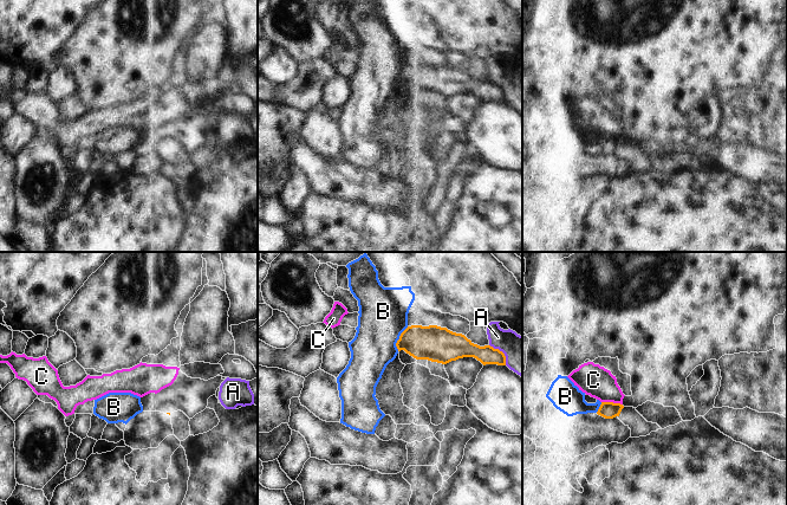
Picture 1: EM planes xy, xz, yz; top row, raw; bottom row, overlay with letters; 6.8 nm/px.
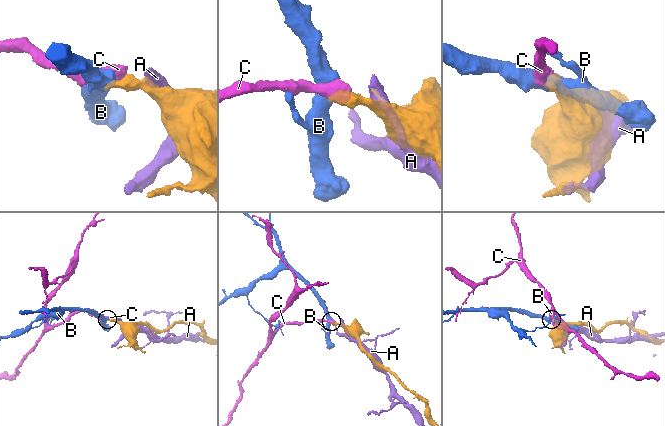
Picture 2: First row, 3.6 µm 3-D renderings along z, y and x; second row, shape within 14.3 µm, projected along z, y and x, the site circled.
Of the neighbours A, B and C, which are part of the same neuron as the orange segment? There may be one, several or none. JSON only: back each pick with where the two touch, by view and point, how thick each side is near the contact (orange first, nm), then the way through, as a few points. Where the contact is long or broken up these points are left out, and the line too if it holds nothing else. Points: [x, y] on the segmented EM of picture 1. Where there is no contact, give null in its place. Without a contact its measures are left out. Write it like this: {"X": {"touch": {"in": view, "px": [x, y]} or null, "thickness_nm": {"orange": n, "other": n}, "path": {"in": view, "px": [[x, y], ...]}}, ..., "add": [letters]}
{"add": []}

